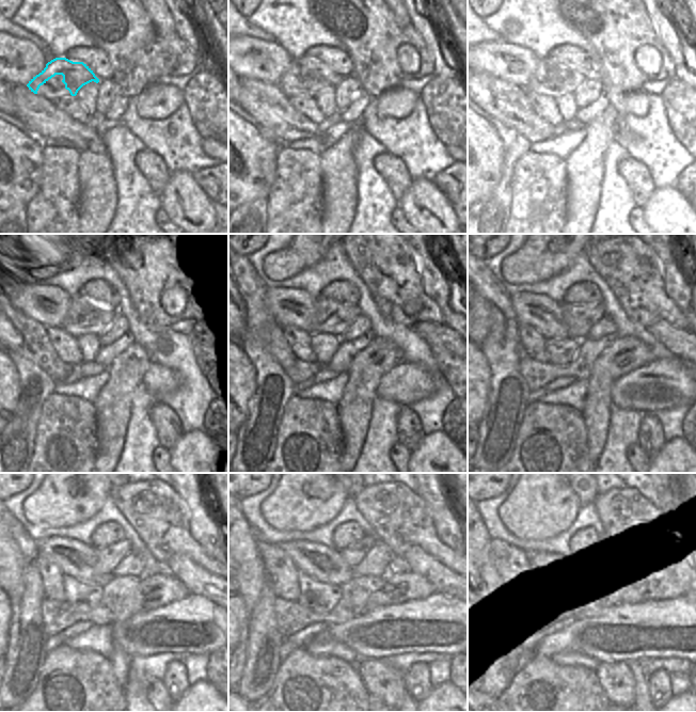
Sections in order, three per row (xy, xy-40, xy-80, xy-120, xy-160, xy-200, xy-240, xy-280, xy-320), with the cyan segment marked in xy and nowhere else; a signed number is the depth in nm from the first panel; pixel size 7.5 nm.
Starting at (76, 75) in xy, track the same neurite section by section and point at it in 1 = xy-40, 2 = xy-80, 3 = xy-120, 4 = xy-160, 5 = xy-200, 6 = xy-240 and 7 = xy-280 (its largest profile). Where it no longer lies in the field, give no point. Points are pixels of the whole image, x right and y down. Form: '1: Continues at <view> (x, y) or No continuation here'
1: Continues at xy-40 (316, 75)
2: Continues at xy-80 (557, 78)
3: Continues at xy-120 (84, 315)
4: Continues at xy-160 (333, 317)
5: Continues at xy-200 (580, 317)
6: Continues at xy-240 (108, 557)
7: Continues at xy-280 (353, 554).

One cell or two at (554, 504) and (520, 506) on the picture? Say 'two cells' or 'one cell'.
one cell

